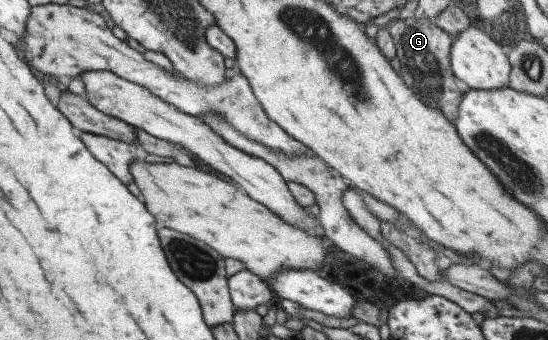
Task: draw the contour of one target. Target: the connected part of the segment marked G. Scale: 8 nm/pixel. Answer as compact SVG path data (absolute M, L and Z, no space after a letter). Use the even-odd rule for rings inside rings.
M409 18L393 22L388 29L391 42L395 44L399 74L405 86L411 86L412 92L423 104L439 108L445 120L453 122L457 118L459 101L464 96L465 87L455 79L449 64L449 35L442 32L432 21L417 21Z

